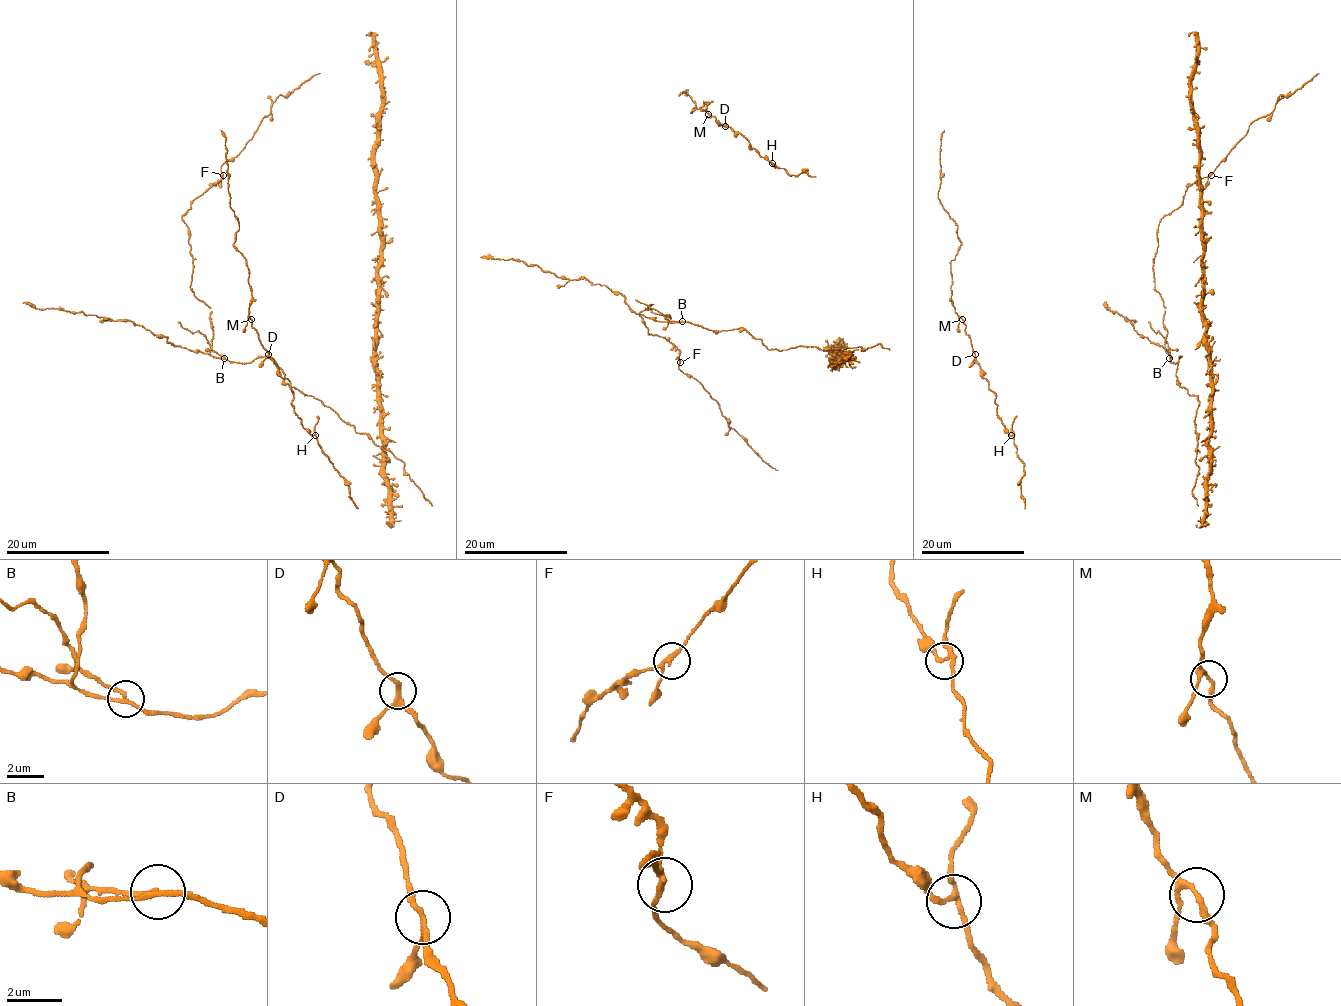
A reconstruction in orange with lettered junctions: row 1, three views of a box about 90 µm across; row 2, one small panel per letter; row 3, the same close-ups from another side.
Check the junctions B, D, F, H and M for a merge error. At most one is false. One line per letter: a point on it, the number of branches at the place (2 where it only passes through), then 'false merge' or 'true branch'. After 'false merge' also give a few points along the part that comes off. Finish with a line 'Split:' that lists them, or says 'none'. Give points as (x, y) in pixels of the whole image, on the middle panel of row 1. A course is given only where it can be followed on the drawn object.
B: (682, 321) | 3 | false merge | (681, 321), (670, 321), (635, 300)
D: (725, 126) | 3 | true branch
F: (680, 362) | 3 | true branch
H: (772, 163) | 3 | true branch
M: (708, 114) | 3 | true branch
Split: B

